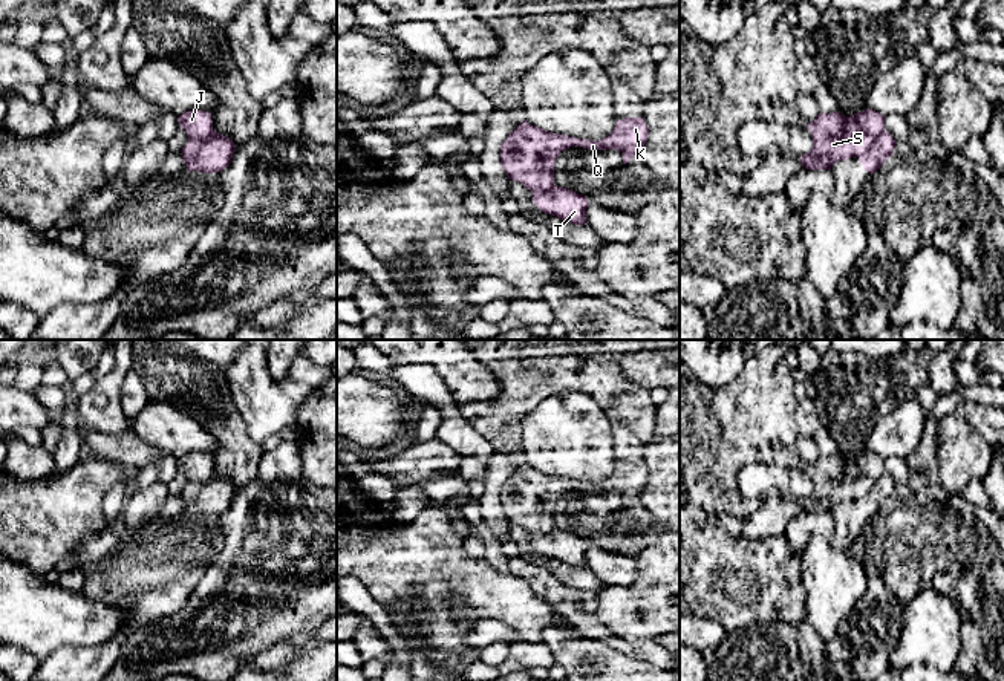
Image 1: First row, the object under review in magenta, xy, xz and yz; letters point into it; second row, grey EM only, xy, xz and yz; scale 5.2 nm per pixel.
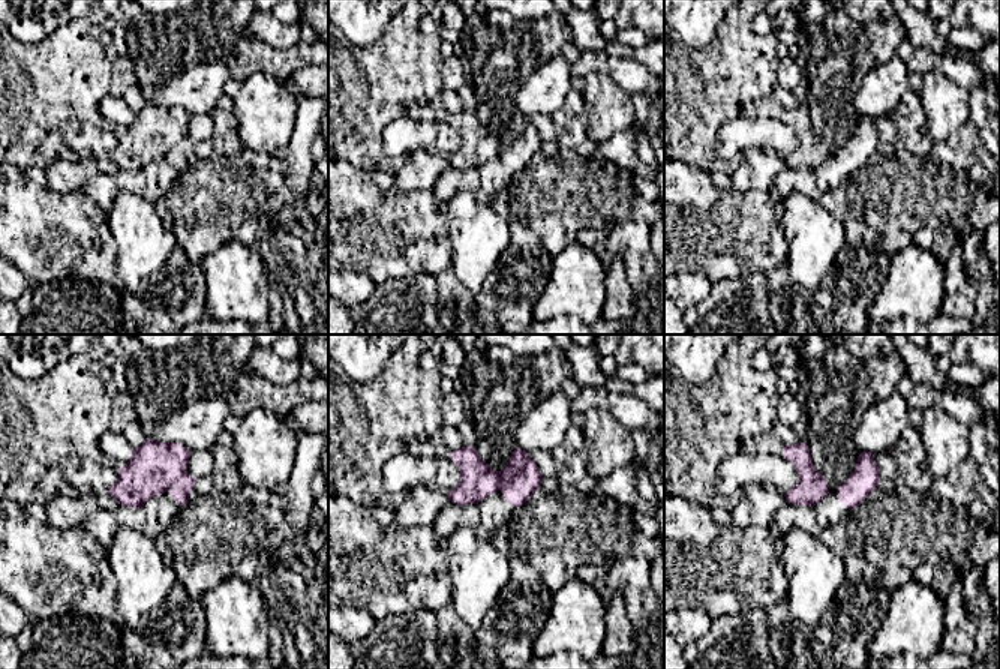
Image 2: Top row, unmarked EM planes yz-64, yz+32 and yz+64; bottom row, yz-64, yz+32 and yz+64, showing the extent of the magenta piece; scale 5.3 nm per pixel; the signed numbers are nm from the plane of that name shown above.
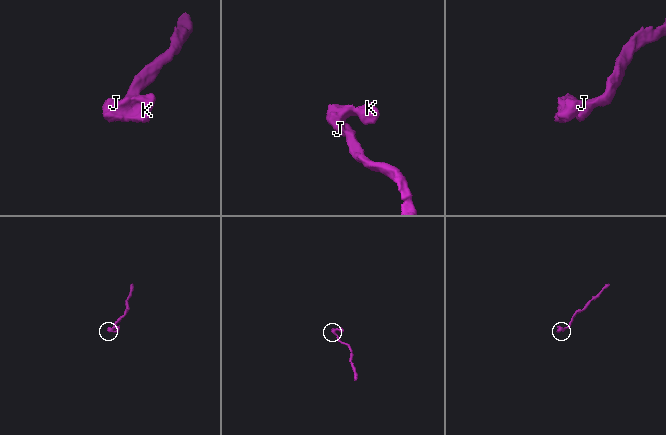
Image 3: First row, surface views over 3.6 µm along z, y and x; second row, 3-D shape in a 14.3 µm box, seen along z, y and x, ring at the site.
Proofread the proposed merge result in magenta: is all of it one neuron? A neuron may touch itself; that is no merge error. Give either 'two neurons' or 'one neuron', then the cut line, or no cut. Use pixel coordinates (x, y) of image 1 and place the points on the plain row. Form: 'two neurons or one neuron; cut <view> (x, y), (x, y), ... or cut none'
two neurons; cut xy (213, 472), (207, 481), (192, 481), (189, 484)

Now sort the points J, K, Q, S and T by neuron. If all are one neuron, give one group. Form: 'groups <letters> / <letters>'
groups J K Q S / T

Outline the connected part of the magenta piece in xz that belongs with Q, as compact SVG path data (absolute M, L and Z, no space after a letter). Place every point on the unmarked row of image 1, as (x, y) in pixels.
M637 459L618 462L611 477L600 484L553 476L522 462L502 485L499 499L508 522L528 533L548 534L554 529L554 508L563 493L569 490L620 493L623 507L629 507L641 496L647 481L647 467Z

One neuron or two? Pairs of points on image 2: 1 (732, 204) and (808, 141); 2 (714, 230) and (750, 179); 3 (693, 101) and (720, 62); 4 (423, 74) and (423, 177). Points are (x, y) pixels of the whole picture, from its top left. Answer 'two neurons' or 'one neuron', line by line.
1: two neurons
2: two neurons
3: one neuron
4: two neurons

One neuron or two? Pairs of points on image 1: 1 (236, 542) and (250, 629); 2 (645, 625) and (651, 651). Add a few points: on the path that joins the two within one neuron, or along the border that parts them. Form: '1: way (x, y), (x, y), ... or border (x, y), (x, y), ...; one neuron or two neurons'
1: way (251, 563), (250, 608); one neuron
2: border (612, 634), (631, 641), (657, 643); two neurons

